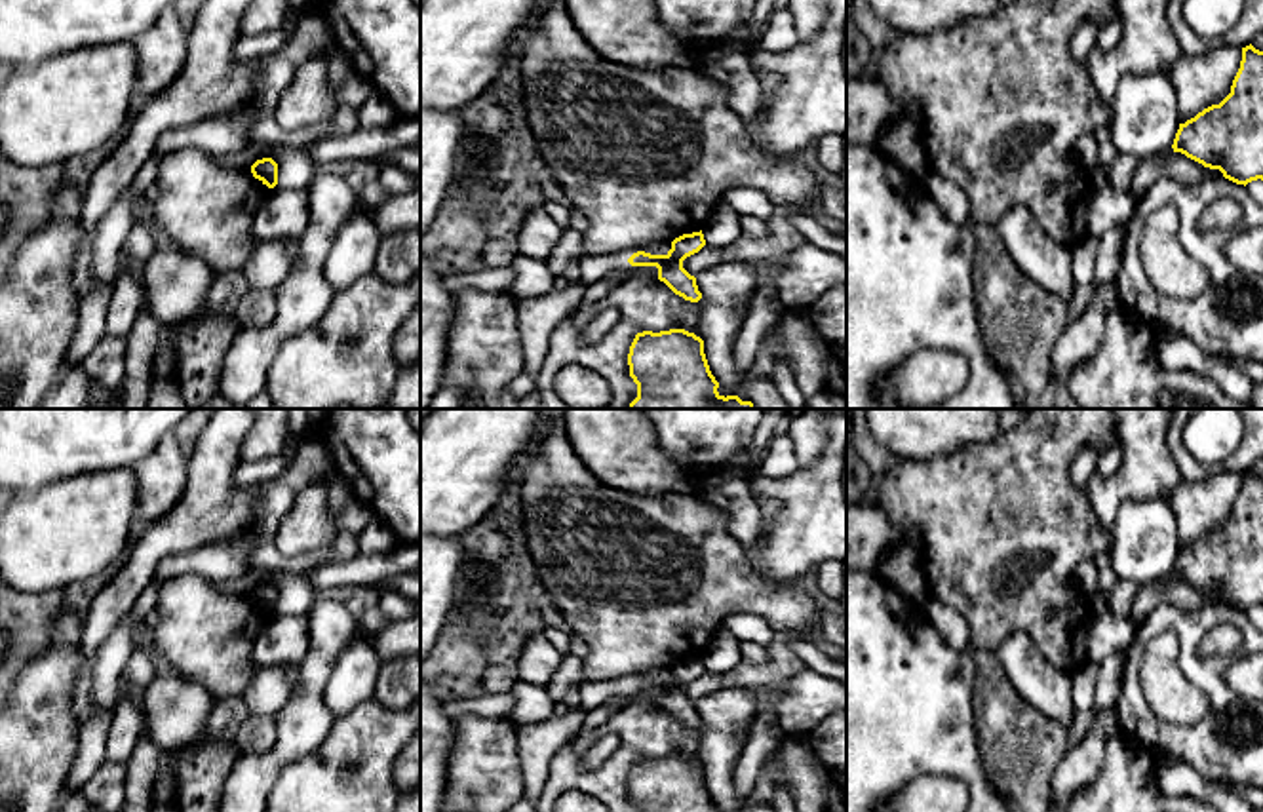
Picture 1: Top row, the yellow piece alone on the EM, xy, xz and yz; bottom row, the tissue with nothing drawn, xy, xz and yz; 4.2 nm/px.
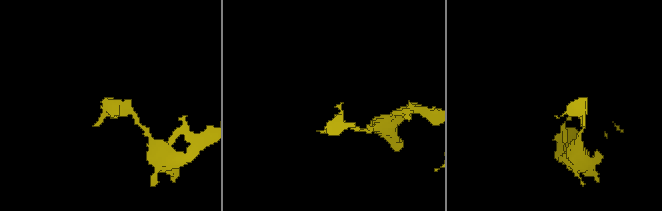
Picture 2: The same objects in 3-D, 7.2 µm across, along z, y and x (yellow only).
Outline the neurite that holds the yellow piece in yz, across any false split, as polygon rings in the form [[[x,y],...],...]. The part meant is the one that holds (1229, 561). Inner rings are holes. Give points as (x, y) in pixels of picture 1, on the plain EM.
[[[1252,470],[1242,474],[1231,519],[1219,531],[1212,531],[1179,550],[1172,574],[1204,593],[1219,595],[1225,605],[1236,610],[1263,607],[1263,477]]]

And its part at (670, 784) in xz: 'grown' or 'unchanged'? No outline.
unchanged

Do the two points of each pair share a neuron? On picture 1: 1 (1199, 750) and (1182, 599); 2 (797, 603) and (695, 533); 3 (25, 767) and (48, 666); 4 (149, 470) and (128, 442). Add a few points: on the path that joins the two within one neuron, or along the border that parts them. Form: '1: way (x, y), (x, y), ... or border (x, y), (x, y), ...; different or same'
1: border (1174, 603), (1180, 609), (1224, 605); different
2: way (773, 603), (763, 601), (719, 558); same
3: way (31, 742), (37, 733), (44, 691); same
4: border (170, 432), (132, 466); different

